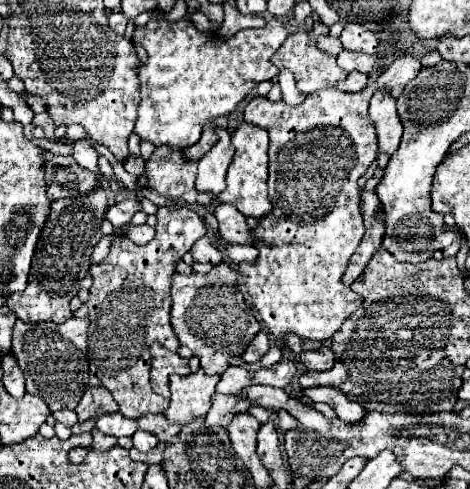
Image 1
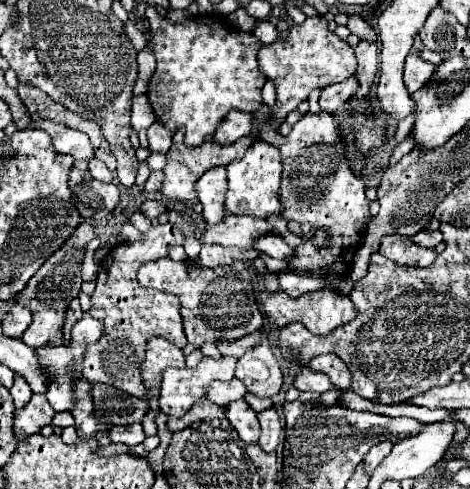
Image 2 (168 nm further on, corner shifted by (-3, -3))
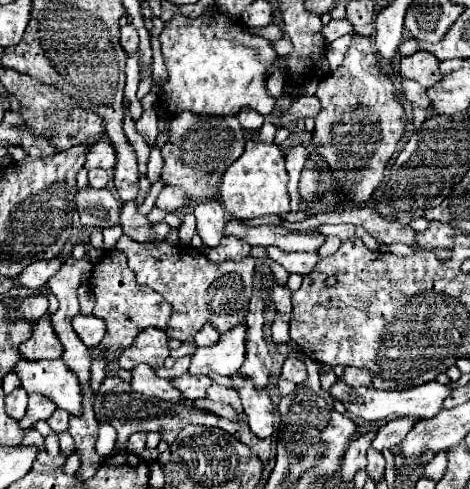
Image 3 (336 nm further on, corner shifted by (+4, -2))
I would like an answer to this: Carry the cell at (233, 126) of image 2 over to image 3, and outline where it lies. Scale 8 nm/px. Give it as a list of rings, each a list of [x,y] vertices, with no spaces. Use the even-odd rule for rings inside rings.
[[[242,108],[238,114],[236,114],[236,118],[240,120],[240,126],[242,128],[246,128],[246,130],[260,130],[260,126],[264,124],[264,116],[262,114],[258,114],[258,112],[254,112],[254,110],[250,110],[250,108]]]

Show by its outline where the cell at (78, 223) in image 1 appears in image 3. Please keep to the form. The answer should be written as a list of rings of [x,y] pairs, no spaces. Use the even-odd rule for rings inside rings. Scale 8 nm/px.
[[[50,314],[34,322],[32,336],[20,344],[22,358],[60,358],[60,342],[50,324]]]

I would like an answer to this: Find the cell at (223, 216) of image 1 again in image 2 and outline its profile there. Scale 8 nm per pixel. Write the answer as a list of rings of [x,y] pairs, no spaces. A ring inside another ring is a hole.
[[[265,235],[263,239],[257,239],[255,249],[273,259],[291,259],[291,255],[295,255],[295,249],[289,247],[279,235]]]

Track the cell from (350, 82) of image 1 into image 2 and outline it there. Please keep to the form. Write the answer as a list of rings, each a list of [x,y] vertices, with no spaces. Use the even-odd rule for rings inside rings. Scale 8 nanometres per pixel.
[[[355,77],[343,81],[343,83],[333,83],[329,87],[323,89],[321,97],[319,97],[319,105],[321,105],[321,111],[327,111],[327,113],[335,113],[339,111],[351,97],[351,93],[357,89],[357,81]]]

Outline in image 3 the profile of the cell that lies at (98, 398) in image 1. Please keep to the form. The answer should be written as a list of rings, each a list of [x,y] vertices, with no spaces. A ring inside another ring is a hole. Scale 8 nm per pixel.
[[[104,378],[96,398],[94,398],[94,412],[96,412],[96,418],[98,422],[108,422],[110,426],[116,428],[118,432],[118,438],[120,440],[126,440],[130,434],[134,432],[160,432],[162,440],[172,444],[178,436],[178,432],[188,426],[188,424],[204,424],[204,426],[216,426],[216,428],[222,428],[226,430],[228,434],[232,434],[234,438],[238,438],[242,444],[246,444],[262,462],[262,466],[268,464],[268,458],[270,458],[270,438],[266,440],[260,440],[256,438],[250,428],[242,422],[230,422],[230,420],[222,420],[214,414],[206,414],[198,408],[192,406],[192,400],[180,400],[178,404],[168,404],[168,402],[158,402],[156,398],[144,398],[142,394],[136,394],[130,384],[126,384],[122,378]]]

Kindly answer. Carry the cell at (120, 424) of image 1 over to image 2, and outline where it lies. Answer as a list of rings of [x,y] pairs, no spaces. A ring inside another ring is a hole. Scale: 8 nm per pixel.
[[[139,423],[127,425],[127,427],[111,427],[107,431],[107,435],[109,435],[111,443],[125,443],[129,447],[145,441],[145,433],[143,433],[143,427]]]

